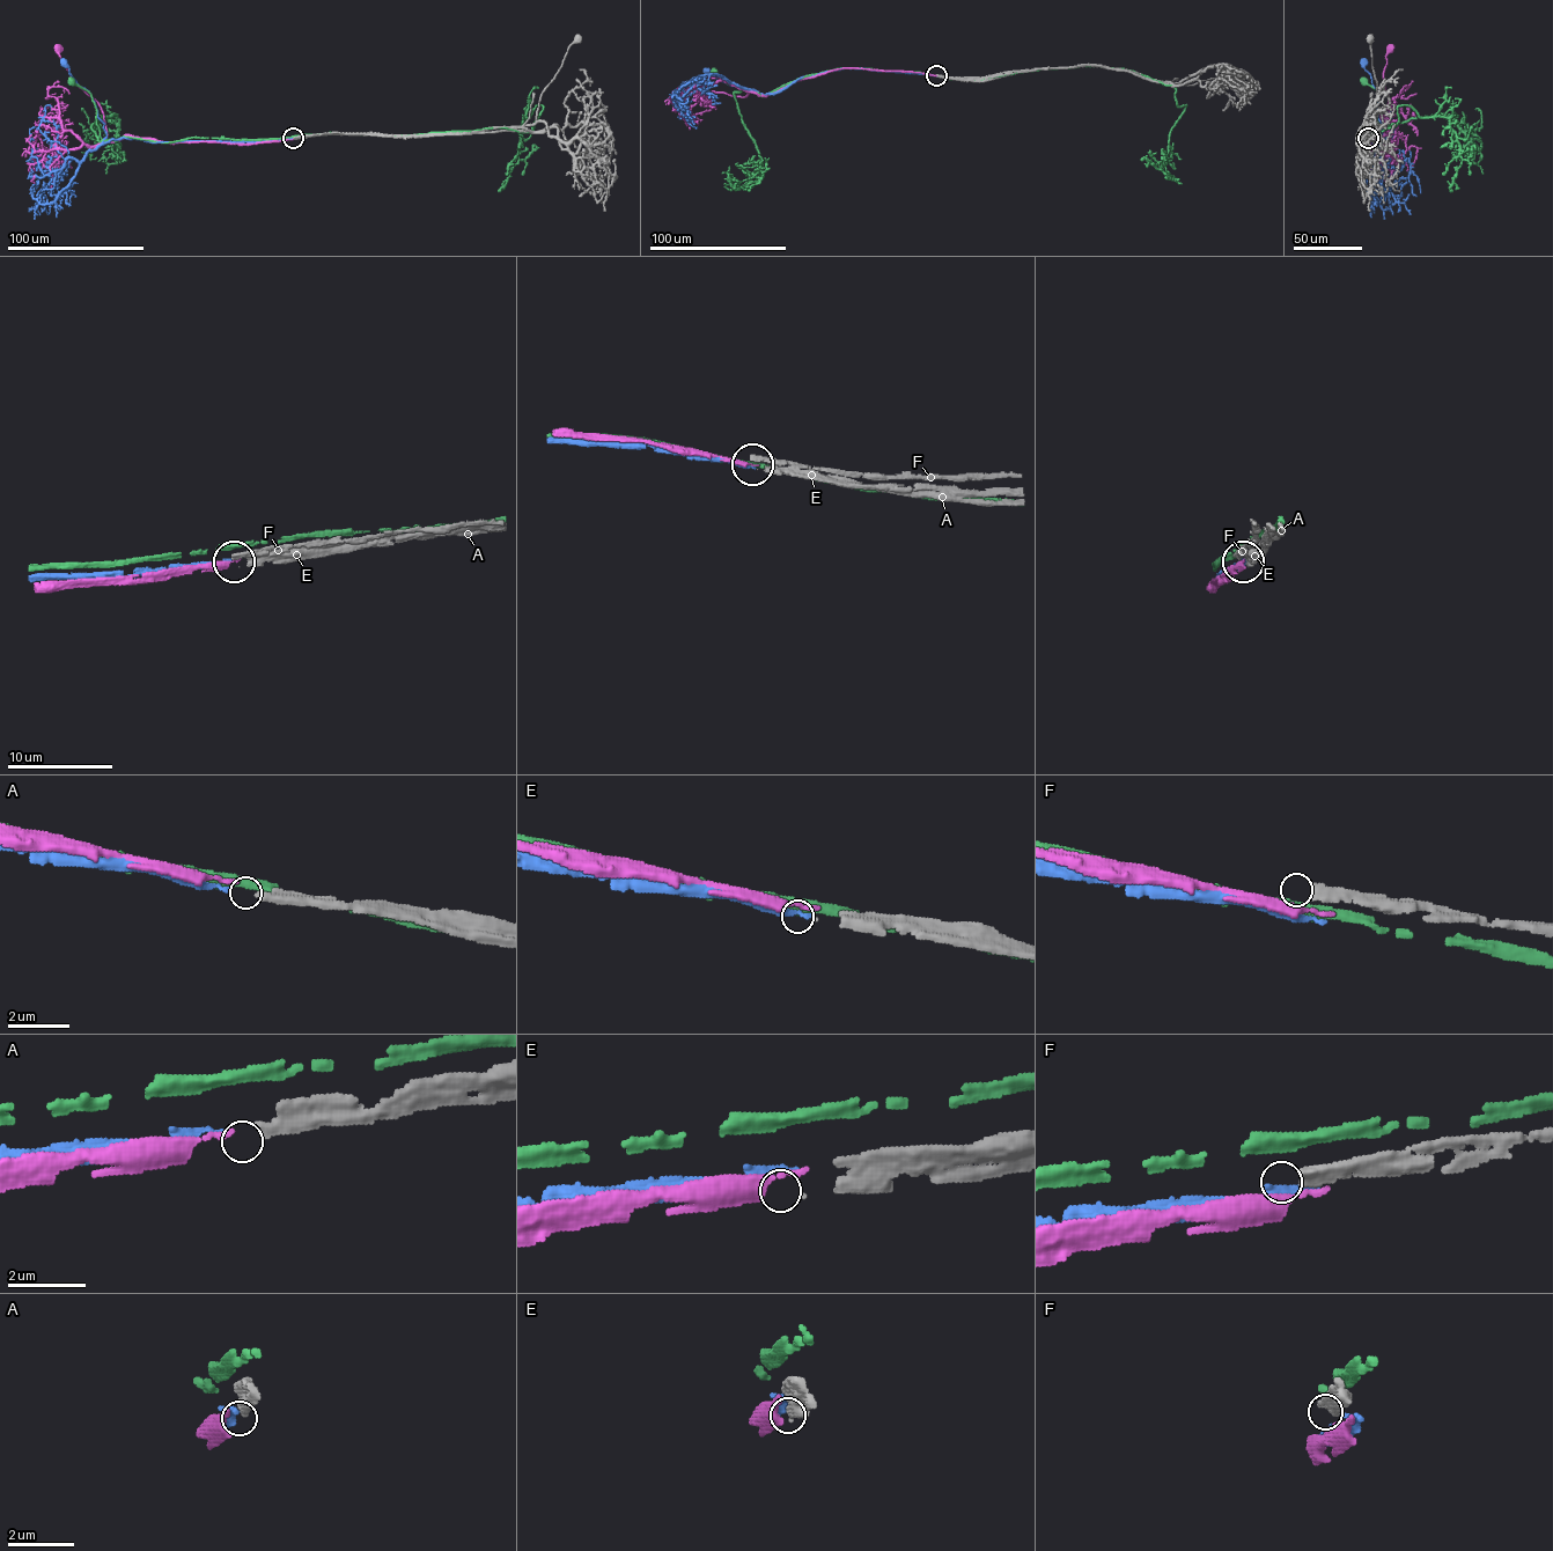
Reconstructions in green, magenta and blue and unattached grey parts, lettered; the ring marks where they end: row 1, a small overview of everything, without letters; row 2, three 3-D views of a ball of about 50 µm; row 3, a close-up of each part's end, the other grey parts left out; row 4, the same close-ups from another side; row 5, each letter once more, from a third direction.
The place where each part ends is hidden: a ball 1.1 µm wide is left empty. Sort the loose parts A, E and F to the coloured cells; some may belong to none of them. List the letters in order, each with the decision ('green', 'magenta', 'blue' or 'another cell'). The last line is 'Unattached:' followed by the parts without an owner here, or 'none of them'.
A: blue
E: magenta
F: another cell
Unattached: F

